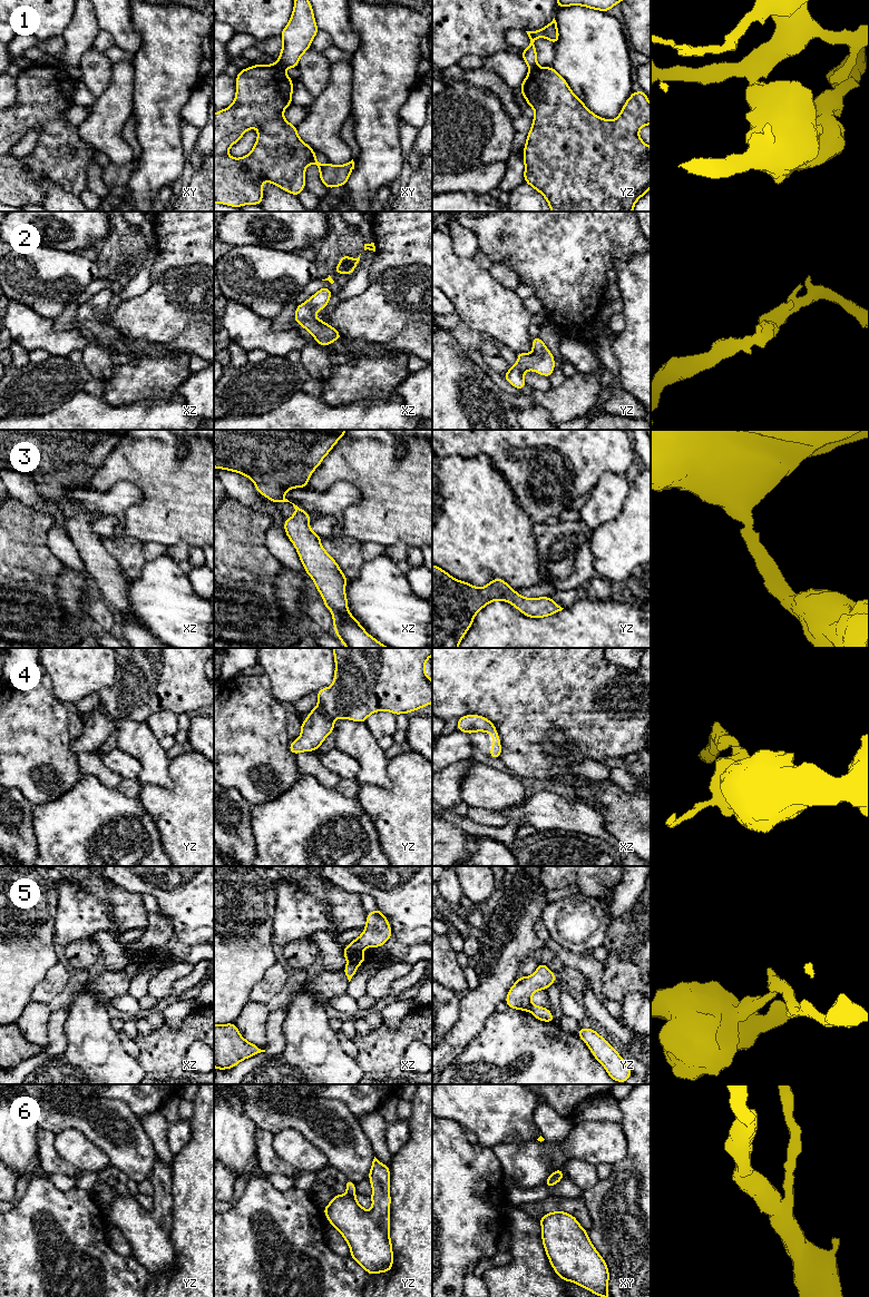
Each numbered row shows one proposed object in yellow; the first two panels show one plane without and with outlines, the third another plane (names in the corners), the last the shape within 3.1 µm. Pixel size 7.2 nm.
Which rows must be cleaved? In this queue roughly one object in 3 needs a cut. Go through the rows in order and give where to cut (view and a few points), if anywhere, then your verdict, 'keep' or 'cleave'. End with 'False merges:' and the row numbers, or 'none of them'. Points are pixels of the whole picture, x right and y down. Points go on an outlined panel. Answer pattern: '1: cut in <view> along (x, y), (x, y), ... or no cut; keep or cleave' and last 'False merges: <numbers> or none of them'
1: cut in xy along (275, 62), (284, 67); cleave
2: no cut; keep
3: no cut; keep
4: no cut; keep
5: cut in xz along (348, 962), (355, 966); cleave
6: no cut; keep
False merges: 1, 5

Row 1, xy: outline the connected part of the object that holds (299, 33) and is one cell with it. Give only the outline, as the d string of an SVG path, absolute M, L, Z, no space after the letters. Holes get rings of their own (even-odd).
M294 0L294 8L289 23L281 32L283 47L277 65L284 68L297 68L302 55L319 32L312 6L309 0Z

